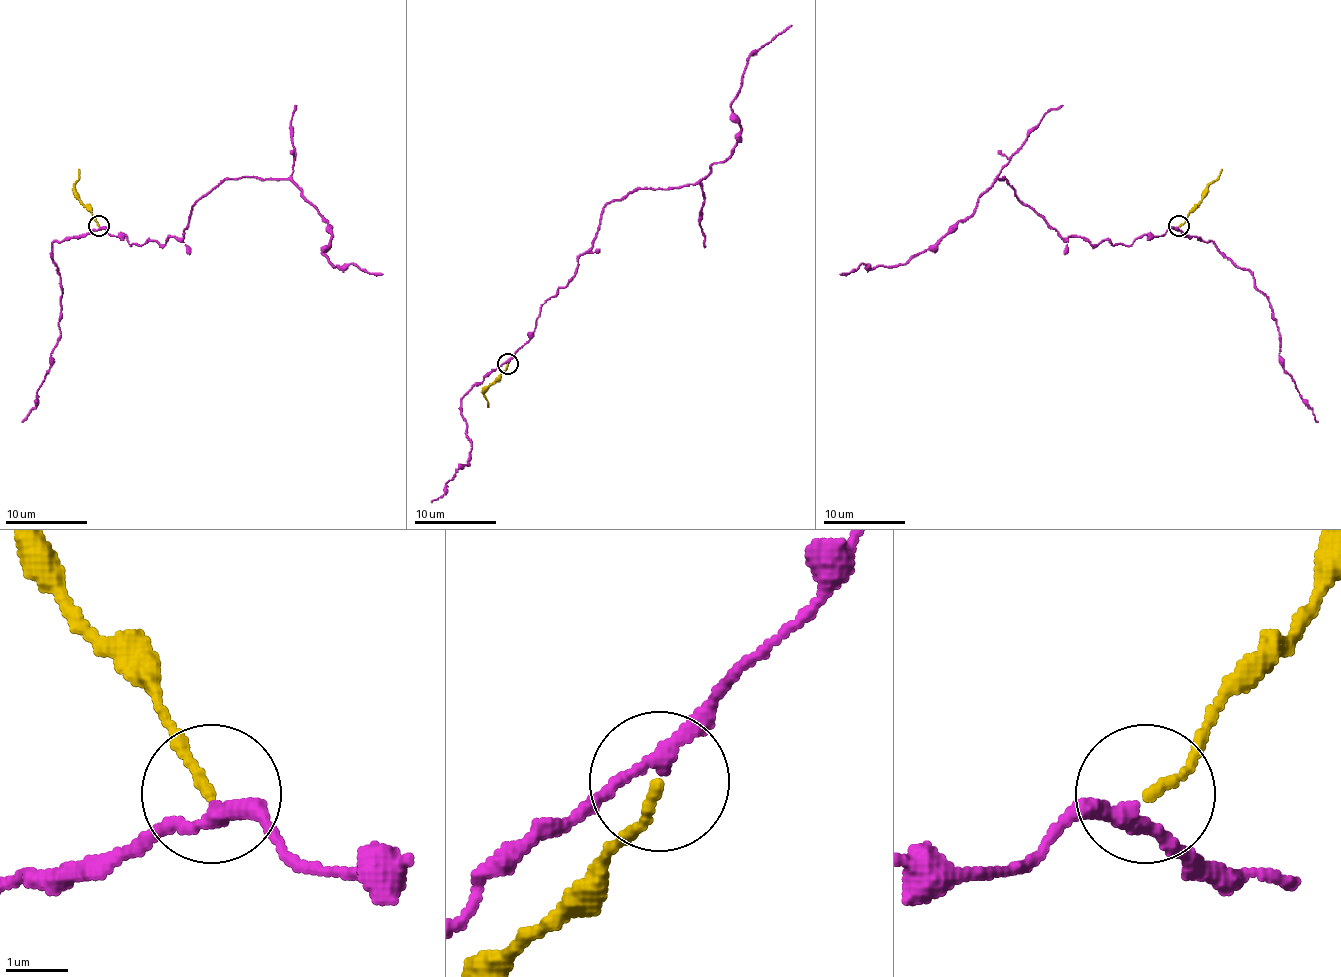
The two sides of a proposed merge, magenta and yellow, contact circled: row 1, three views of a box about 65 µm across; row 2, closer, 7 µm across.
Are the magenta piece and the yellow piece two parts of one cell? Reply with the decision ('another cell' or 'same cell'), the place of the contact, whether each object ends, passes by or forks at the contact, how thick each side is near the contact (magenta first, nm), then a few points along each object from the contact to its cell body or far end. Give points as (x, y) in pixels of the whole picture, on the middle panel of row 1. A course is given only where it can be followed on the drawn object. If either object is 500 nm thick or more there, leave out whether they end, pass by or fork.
another cell; place (508, 364); magenta passes by; yellow ends; calibres 220 and 150 nm; course magenta (507, 363), (591, 246), (602, 209), (635, 188), (698, 182), (735, 147), (731, 102), (748, 59), (791, 24); course yellow (507, 363), (485, 390), (489, 406)

